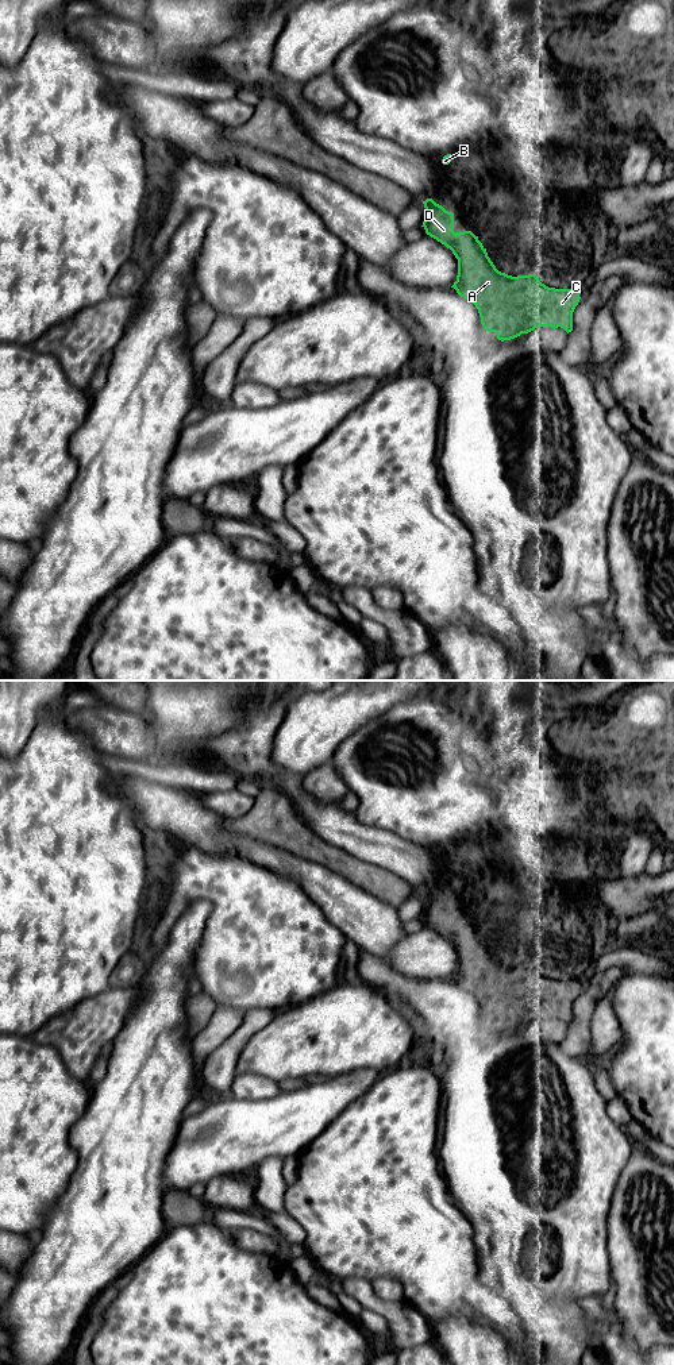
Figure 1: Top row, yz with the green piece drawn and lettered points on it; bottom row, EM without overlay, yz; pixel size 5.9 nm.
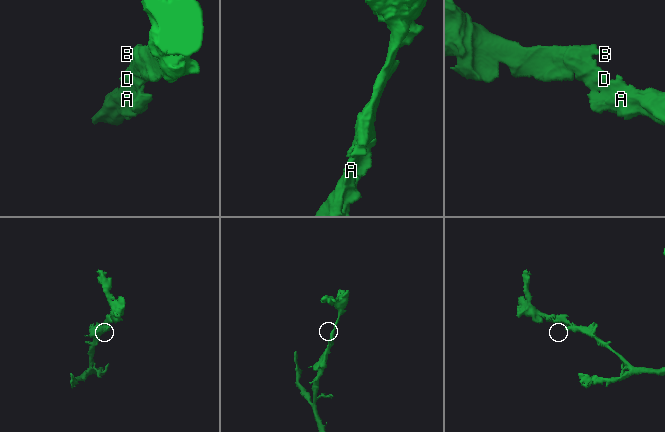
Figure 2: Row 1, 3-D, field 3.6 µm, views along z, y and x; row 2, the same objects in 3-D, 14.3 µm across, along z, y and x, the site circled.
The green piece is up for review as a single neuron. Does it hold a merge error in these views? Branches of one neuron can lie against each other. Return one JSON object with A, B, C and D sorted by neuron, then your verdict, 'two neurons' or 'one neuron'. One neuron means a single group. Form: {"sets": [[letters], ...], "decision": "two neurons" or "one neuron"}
{"sets": [["A", "B", "C", "D"]], "decision": "one neuron"}

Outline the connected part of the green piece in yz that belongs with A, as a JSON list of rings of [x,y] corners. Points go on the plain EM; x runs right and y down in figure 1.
[[[427,890],[423,895],[425,909],[421,918],[425,925],[450,940],[458,951],[458,967],[451,979],[475,996],[485,1022],[496,1023],[501,1033],[528,1025],[538,1018],[561,1018],[567,1025],[573,1022],[573,1003],[581,991],[581,982],[548,979],[539,972],[535,964],[512,968],[498,963],[478,928],[471,922],[454,924],[452,903],[446,902],[432,890]]]

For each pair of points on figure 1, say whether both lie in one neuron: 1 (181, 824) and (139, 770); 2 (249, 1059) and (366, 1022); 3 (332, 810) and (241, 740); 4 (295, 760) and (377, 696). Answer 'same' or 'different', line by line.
1: different
2: same
3: same
4: same

